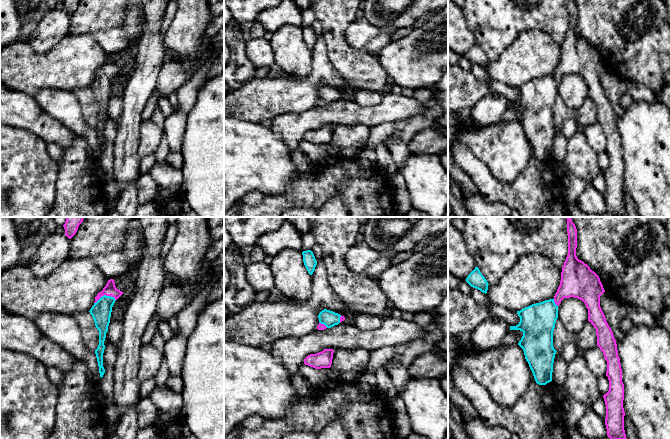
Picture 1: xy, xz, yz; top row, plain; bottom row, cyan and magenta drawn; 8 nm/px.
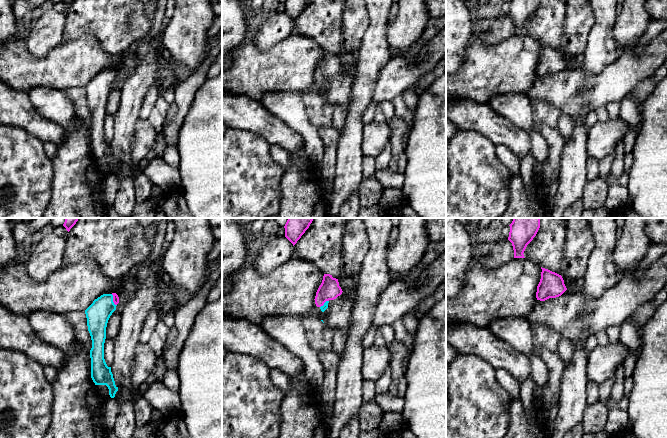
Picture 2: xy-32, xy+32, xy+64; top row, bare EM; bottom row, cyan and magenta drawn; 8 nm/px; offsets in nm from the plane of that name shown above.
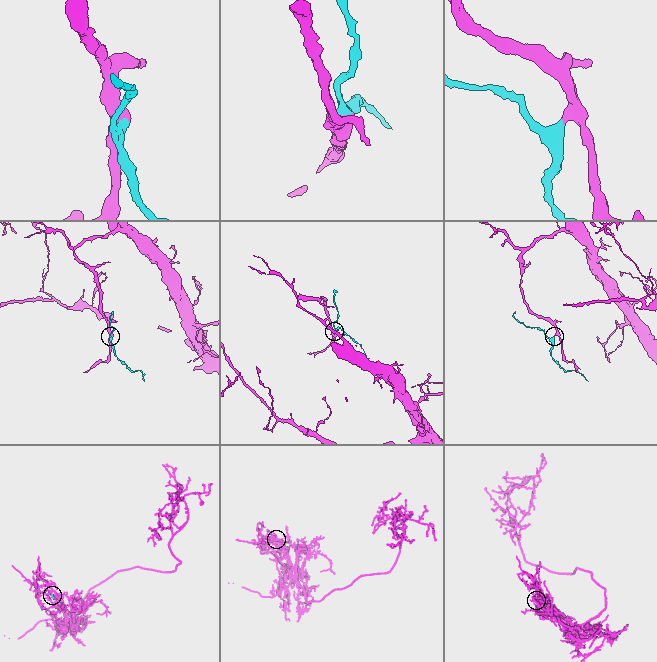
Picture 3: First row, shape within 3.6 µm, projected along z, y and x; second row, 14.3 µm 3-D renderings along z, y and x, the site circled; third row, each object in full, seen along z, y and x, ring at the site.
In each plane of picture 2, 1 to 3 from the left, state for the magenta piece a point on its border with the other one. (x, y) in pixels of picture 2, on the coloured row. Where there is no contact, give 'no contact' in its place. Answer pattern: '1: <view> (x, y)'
1: xy-32 (112, 300)
2: xy+32 (324, 303)
3: no contact

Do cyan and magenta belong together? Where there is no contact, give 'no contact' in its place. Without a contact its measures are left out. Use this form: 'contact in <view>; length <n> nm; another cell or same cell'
contact in xy; length 180 nm; same cell

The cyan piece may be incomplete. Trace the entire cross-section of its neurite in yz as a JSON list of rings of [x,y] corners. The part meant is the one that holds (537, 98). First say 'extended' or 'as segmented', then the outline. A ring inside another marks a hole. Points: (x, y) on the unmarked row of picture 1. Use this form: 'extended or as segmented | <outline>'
extended | [[[567,0],[568,31],[561,48],[561,57],[553,75],[532,80],[517,87],[520,98],[516,102],[510,102],[510,106],[520,106],[523,112],[518,121],[523,125],[525,135],[533,149],[534,155],[539,161],[546,161],[552,157],[553,139],[556,126],[553,123],[553,107],[558,94],[558,82],[564,74],[578,74],[582,76],[588,85],[588,97],[596,105],[597,122],[604,130],[607,137],[606,152],[609,156],[609,166],[603,174],[606,181],[605,201],[607,212],[612,216],[625,216],[624,206],[624,160],[622,158],[622,145],[618,132],[617,120],[613,108],[609,103],[605,91],[600,83],[600,72],[605,68],[599,52],[590,43],[576,32],[577,5],[575,0]]]

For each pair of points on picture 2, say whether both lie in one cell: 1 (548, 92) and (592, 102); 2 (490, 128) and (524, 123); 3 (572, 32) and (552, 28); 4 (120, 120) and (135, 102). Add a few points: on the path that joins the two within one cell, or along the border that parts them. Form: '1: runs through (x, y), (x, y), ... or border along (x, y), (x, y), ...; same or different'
1: runs through (559, 92), (564, 92), (574, 102), (581, 102); same
2: border along (494, 111), (523, 129), (531, 140); different
3: border along (566, 10), (560, 50); different
4: runs through (124, 116), (131, 106); same

